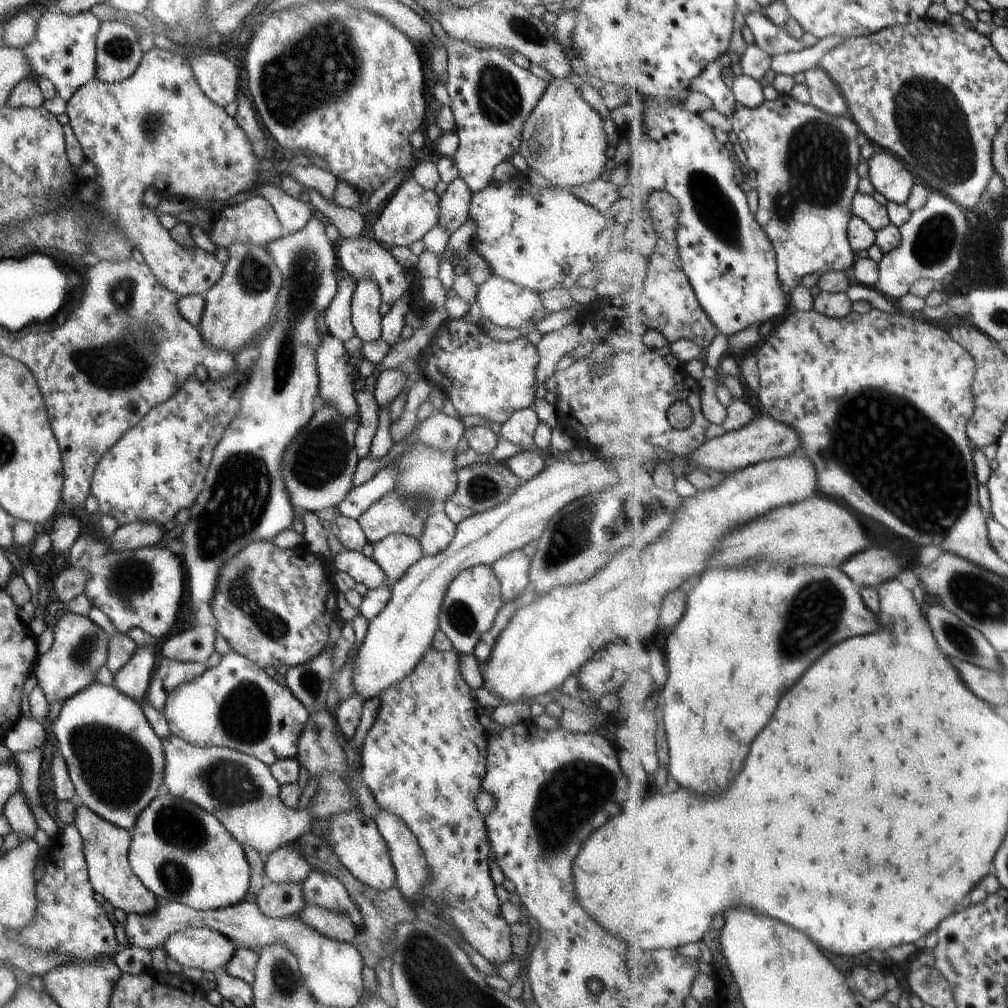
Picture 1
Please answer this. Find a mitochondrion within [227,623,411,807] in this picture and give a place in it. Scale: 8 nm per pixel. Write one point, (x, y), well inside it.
(310, 681)

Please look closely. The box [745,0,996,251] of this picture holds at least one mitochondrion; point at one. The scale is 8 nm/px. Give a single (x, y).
(932, 126)

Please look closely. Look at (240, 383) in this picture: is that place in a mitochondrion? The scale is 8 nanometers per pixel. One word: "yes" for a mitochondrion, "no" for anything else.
no

